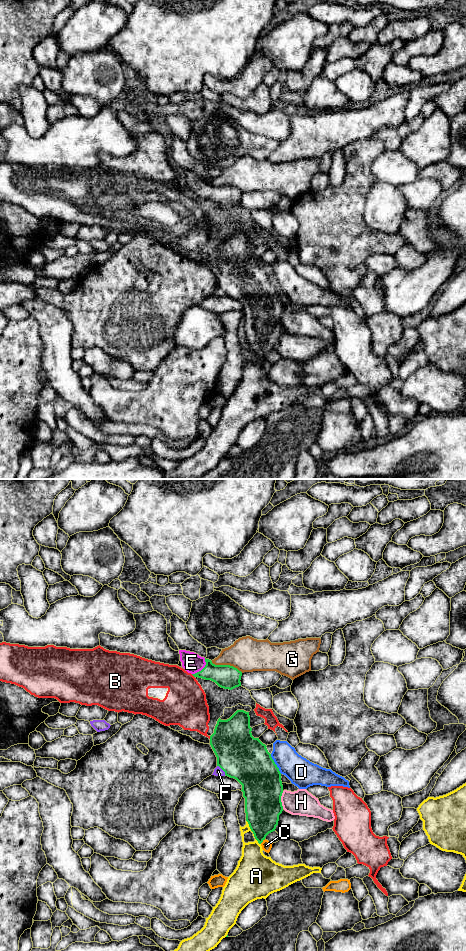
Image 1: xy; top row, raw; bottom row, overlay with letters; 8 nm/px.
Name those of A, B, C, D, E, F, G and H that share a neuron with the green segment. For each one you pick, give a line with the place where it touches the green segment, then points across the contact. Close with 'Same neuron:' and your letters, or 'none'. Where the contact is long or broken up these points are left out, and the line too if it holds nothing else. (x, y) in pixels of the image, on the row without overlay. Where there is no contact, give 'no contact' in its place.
E: contact xy (203, 188); way xy (225, 196), (203, 188), (191, 182)
Same neuron: E

